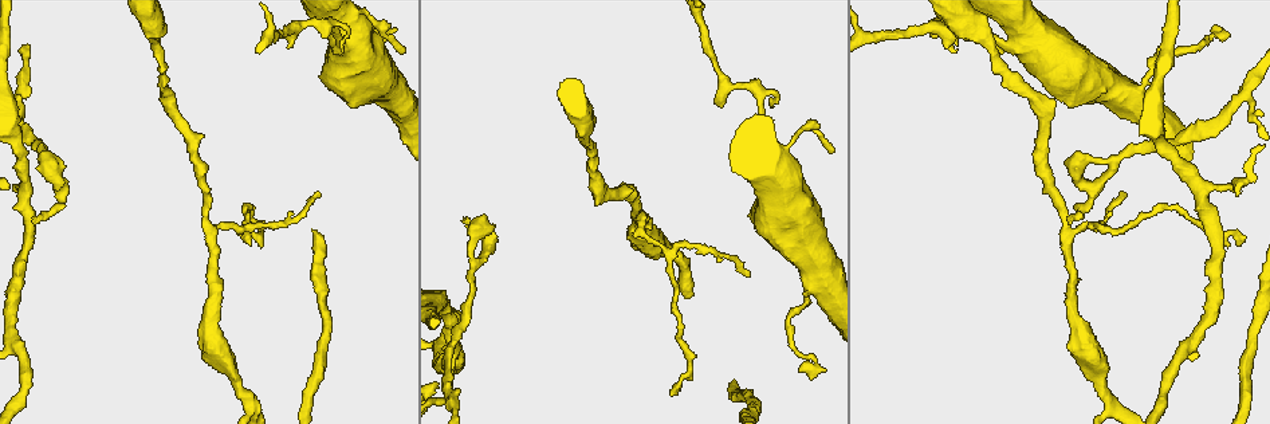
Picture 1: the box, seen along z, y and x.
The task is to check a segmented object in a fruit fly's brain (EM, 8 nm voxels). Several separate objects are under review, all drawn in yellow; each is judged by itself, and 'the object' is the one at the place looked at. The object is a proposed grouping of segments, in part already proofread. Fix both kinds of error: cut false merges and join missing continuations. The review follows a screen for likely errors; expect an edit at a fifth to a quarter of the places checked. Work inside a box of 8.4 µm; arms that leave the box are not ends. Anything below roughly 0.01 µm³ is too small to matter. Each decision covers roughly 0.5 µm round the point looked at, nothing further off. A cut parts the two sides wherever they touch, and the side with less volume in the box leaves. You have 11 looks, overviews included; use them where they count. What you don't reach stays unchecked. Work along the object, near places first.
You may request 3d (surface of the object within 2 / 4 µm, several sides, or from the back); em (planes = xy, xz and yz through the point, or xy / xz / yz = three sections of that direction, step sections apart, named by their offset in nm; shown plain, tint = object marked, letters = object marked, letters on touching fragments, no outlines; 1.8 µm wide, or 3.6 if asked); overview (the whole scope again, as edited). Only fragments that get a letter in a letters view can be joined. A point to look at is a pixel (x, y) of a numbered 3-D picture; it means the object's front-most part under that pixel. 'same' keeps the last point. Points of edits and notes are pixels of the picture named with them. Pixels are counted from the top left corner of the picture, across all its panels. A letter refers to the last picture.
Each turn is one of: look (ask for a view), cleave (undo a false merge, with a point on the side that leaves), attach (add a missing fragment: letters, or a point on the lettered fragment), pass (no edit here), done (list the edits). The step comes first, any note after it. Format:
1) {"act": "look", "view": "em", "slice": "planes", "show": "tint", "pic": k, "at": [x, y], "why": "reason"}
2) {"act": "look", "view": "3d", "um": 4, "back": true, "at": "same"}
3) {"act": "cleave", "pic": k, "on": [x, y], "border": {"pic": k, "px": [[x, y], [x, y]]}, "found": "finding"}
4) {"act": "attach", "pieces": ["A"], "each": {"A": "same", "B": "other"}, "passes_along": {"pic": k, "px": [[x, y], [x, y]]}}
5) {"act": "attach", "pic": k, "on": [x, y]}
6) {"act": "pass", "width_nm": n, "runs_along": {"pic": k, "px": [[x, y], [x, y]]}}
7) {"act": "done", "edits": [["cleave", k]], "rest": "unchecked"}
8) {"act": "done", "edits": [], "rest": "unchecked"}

{"act": "look", "view": "3d", "um": 2, "back": true, "pic": 1, "at": [1072, 223], "why": "thin end"}

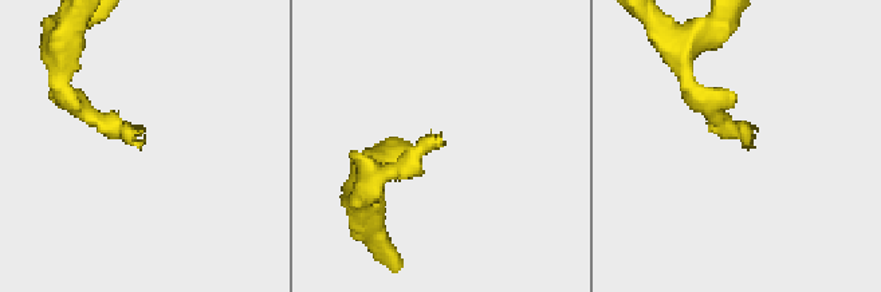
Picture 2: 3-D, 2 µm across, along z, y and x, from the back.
{"act": "look", "view": "em", "slice": "yz", "step": 8, "show": "tint", "pic": 2, "at": [440, 141], "why": "now the EM"}

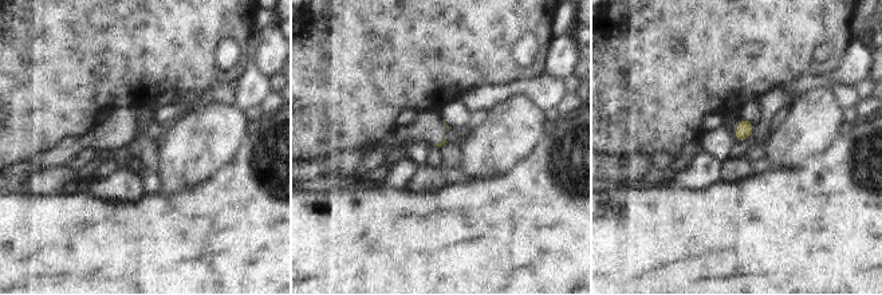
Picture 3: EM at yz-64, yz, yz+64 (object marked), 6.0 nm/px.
{"act": "look", "view": "em", "slice": "planes", "show": "letters", "at": "same", "why": "cut it another way"}

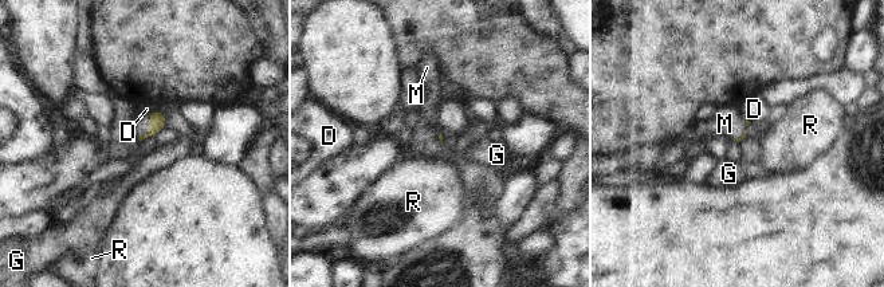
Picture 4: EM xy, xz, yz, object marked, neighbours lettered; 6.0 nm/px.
{"act": "attach", "pieces": ["M"], "each": {"D": "other", "G": "other", "M": "same", "R": "other"}, "passes_along": {"pic": 4, "px": [[157, 121], [149, 128], [140, 126]]}, "found": "it goes on there"}

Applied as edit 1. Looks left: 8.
{"act": "look", "view": "overview", "why": "redraw"}

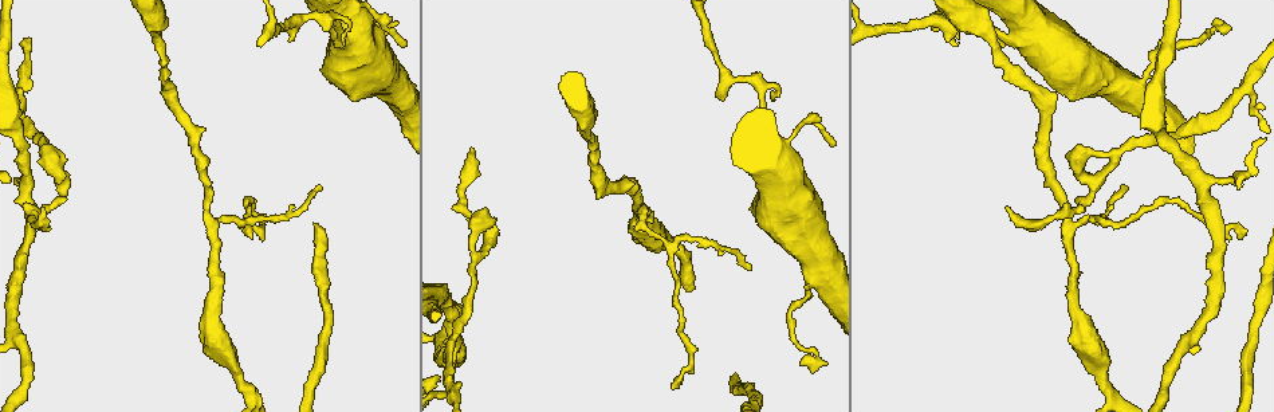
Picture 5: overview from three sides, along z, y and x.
{"act": "look", "view": "em", "slice": "planes", "show": "letters", "pic": 5, "at": [1007, 37], "why": "calibre changes"}

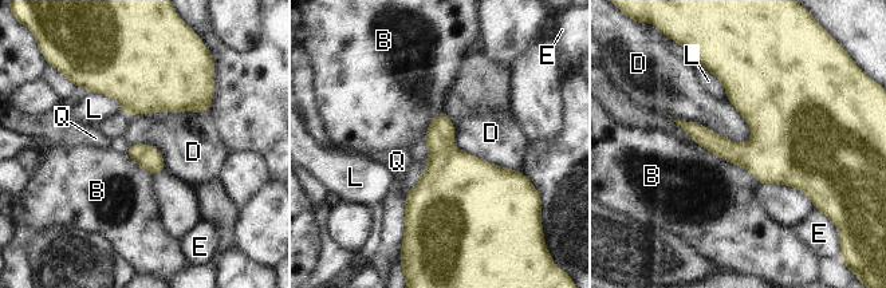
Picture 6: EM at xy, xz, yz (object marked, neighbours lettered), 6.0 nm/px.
{"act": "pass", "each": {"B": "other", "D": "other", "E": "other", "L": "other", "Q": "other"}, "border": {"pic": 6, "px": [[666, 114], [735, 142], [752, 137]]}, "found": "continuous, no second neuron"}

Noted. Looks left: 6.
{"act": "look", "view": "em", "slice": "yz", "step": 8, "show": "tint", "pic": 5, "at": [1240, 91], "why": "two arms in line, one across"}

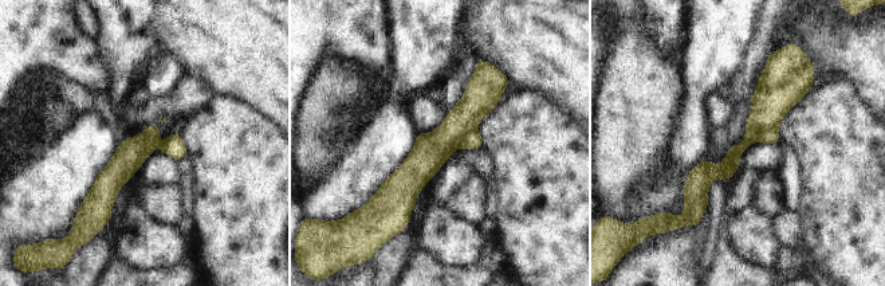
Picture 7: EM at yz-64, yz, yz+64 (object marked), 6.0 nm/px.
{"act": "look", "view": "em", "slice": "planes", "show": "letters", "at": "same", "why": "another direction"}

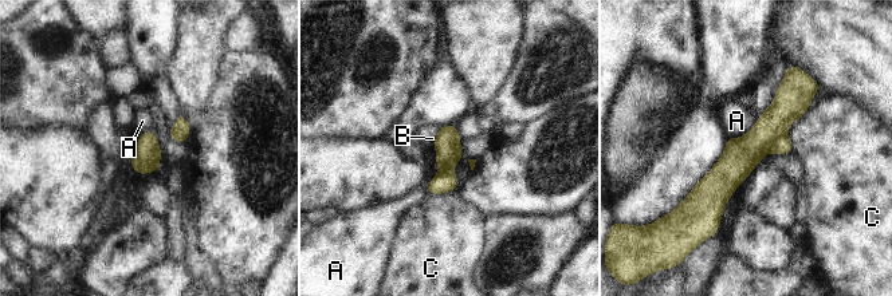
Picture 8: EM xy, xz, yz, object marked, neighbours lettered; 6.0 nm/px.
{"act": "cleave", "pic": 8, "on": [790, 102], "each": {"A": "other", "B": "other", "C": "other"}, "part_leaving": {"pic": 8, "px": [[792, 81], [708, 217]]}, "found": "two neurons meet here"}

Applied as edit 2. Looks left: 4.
{"act": "done", "edits": [["attach", 4], ["cleave", 8]], "rest": "unchecked"}

